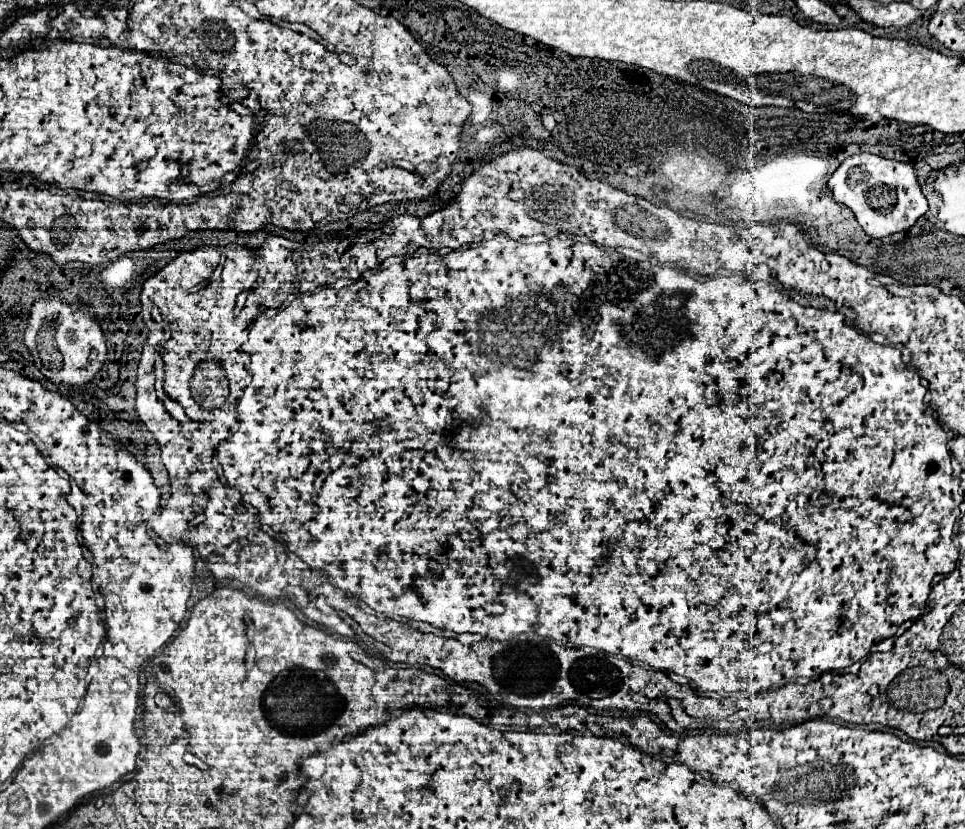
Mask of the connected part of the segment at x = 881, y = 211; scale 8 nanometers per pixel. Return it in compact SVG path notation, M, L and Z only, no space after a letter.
M867 152L855 154L833 172L827 186L837 202L853 210L857 222L871 238L905 232L927 212L927 198L923 196L915 170L909 162L887 160Z

